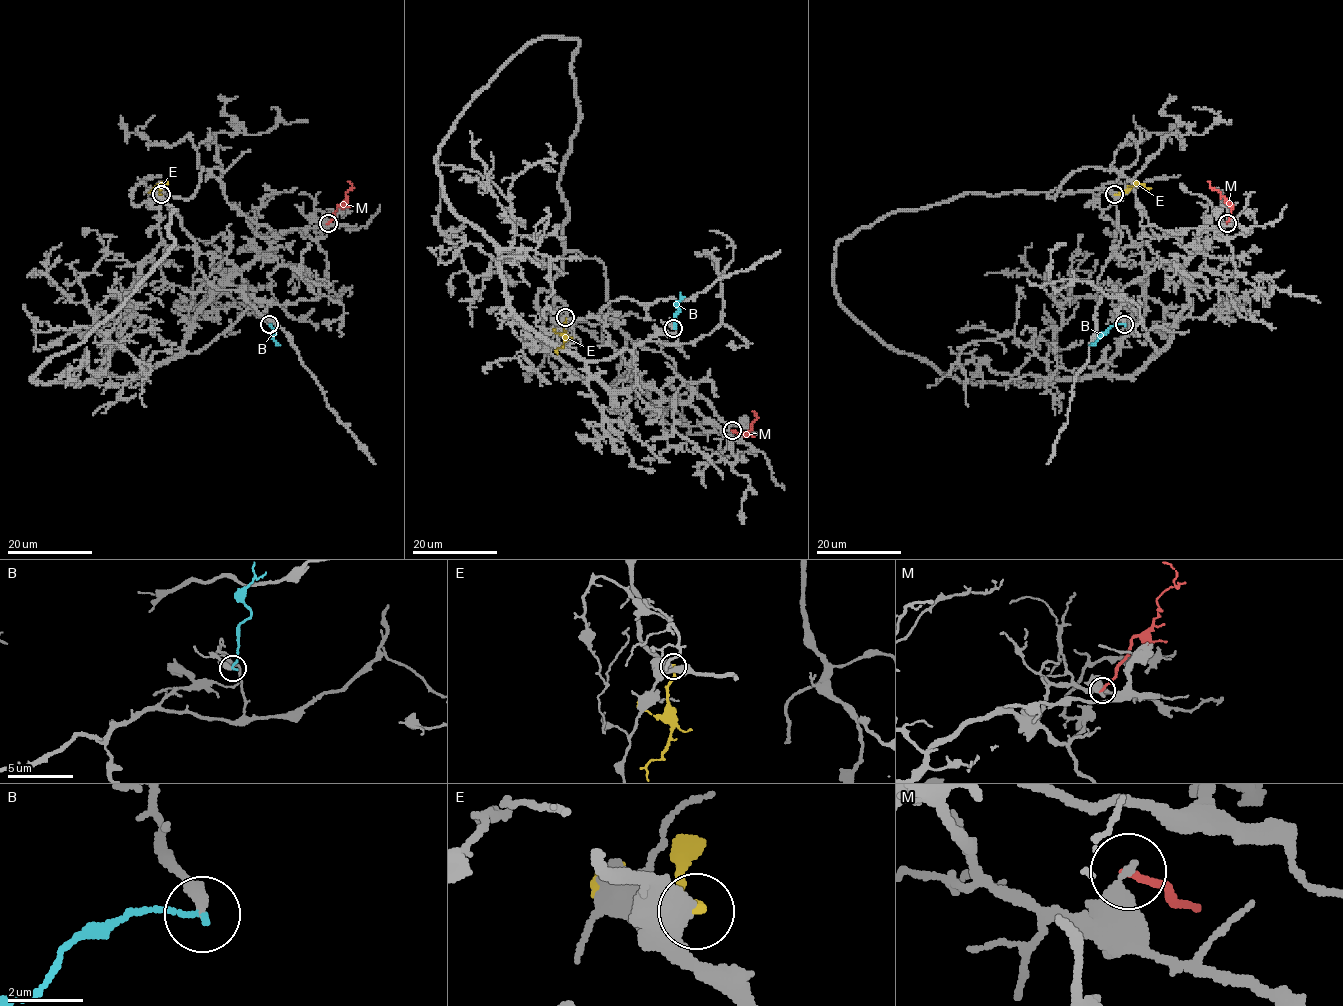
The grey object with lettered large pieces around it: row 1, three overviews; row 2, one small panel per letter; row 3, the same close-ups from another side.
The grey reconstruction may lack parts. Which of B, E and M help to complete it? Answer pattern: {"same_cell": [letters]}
{"same_cell": ["B"]}

